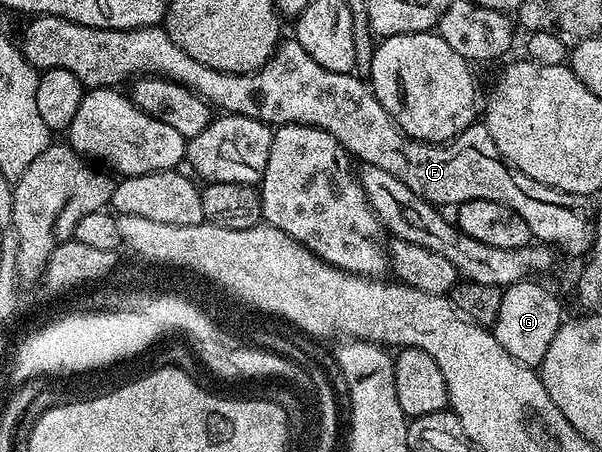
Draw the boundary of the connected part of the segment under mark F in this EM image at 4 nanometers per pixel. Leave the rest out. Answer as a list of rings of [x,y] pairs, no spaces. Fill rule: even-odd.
[[[32,16],[29,21],[18,47],[37,70],[70,70],[88,90],[120,86],[129,78],[164,76],[197,92],[213,109],[234,116],[249,116],[269,126],[305,124],[321,128],[342,145],[349,157],[356,159],[357,156],[363,165],[381,167],[394,174],[414,194],[435,206],[459,206],[471,200],[489,199],[492,204],[504,204],[522,218],[552,218],[552,206],[568,210],[566,206],[580,204],[585,199],[534,182],[534,178],[522,174],[522,170],[512,164],[505,166],[504,178],[498,176],[494,164],[490,166],[486,156],[476,150],[476,122],[445,144],[427,144],[425,140],[408,136],[392,121],[382,102],[378,102],[360,76],[322,70],[294,38],[285,39],[258,71],[234,74],[194,62],[190,54],[170,42],[168,33],[160,26],[91,28],[57,16]]]

